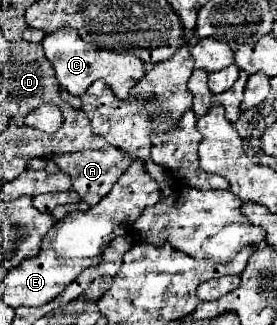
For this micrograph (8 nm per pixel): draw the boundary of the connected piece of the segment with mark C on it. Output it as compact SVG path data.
M68 26L60 28L52 34L46 34L42 40L42 46L44 46L46 58L52 62L54 70L56 70L58 84L64 86L74 96L80 96L90 86L90 82L104 80L106 86L110 86L110 90L118 98L128 98L128 90L144 76L144 66L142 66L140 58L120 56L110 50L94 50L94 48L90 48L90 44L86 44L78 36L78 32L74 28L68 28Z

